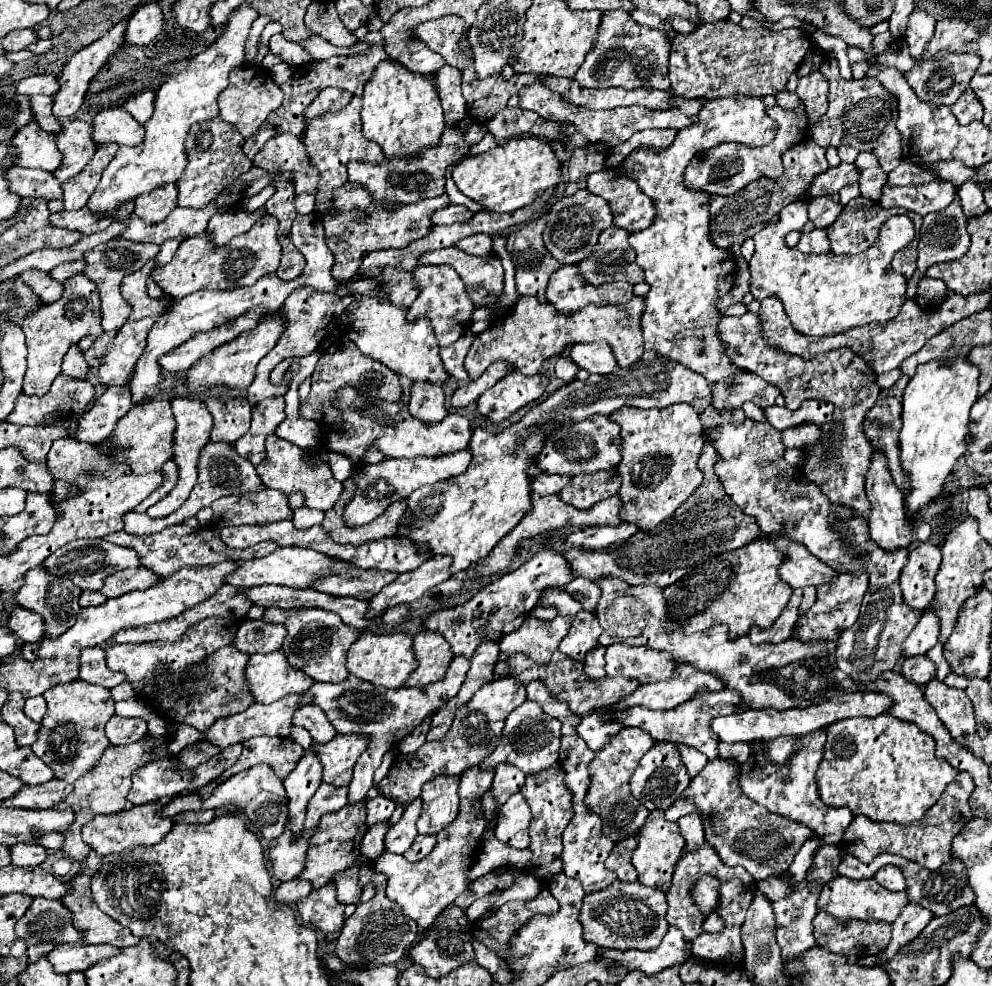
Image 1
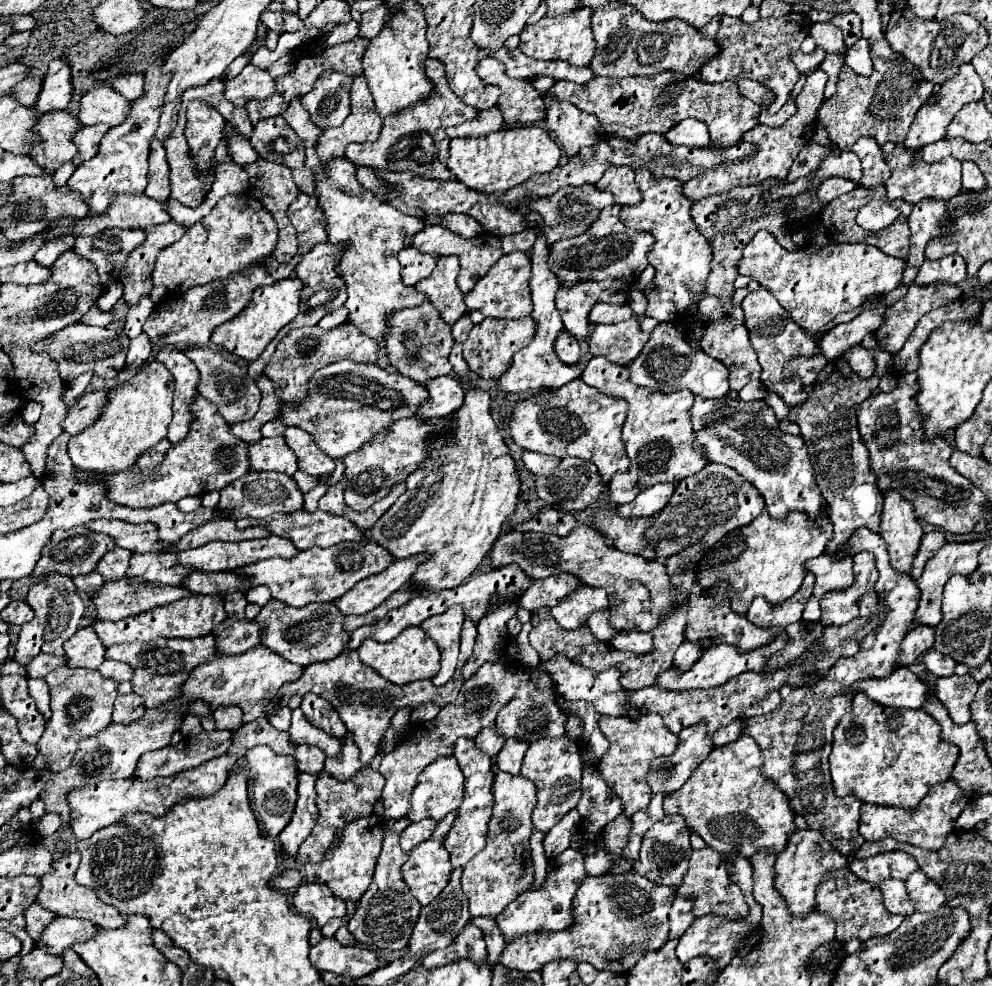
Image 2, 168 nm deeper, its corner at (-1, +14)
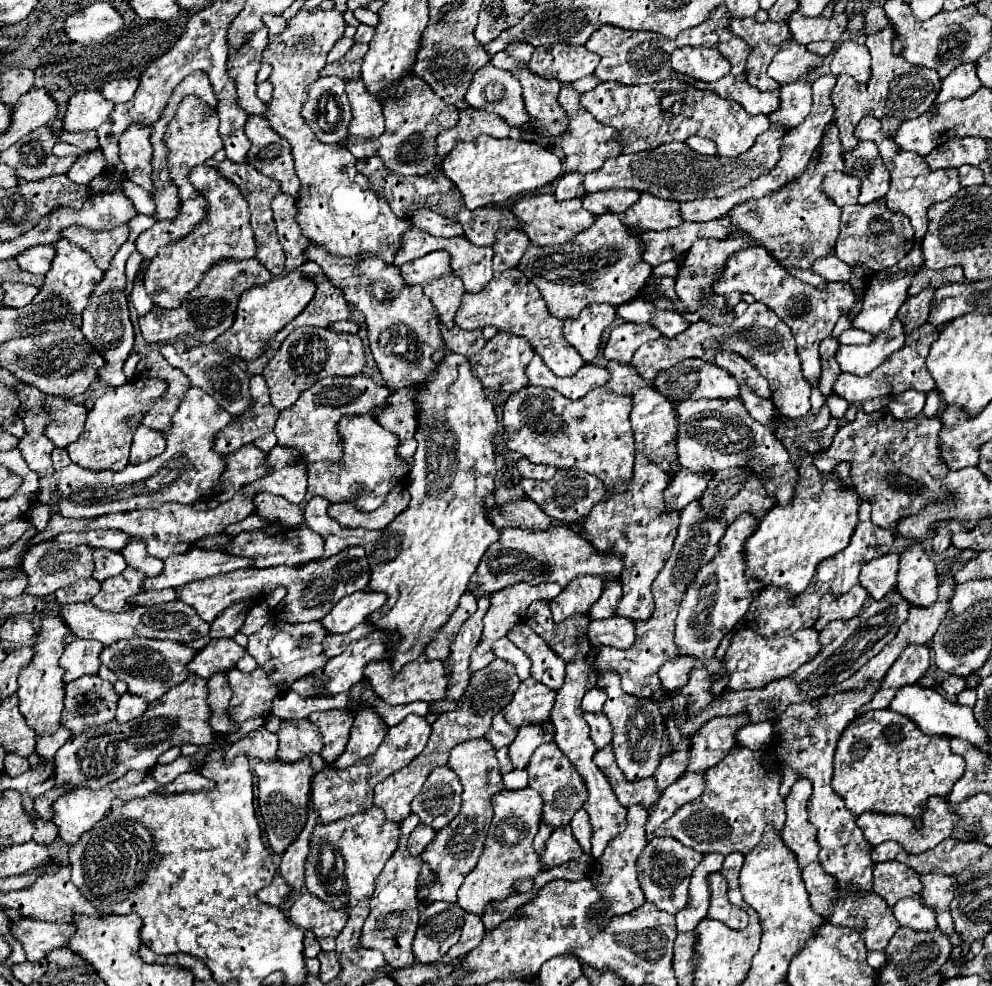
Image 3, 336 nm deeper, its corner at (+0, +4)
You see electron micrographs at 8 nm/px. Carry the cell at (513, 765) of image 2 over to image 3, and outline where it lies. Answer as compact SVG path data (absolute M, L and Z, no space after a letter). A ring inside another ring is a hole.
M523 724L521 730L517 732L515 740L509 744L509 758L513 762L513 768L519 770L519 768L525 768L531 754L535 752L535 748L539 748L543 742L551 742L553 736L549 734L543 734L539 726L535 724Z

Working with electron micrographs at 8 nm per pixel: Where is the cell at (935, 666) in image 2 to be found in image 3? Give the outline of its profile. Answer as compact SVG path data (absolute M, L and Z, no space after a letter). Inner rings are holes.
M947 676L947 678L941 682L941 688L943 688L943 692L947 692L949 696L955 696L955 694L959 694L961 690L965 690L965 680L963 680L963 678L957 678L957 676Z

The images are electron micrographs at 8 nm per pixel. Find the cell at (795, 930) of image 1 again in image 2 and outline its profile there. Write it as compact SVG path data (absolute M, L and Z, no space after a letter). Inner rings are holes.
M796 830L788 836L788 844L782 850L782 854L778 854L778 860L776 860L776 866L774 866L774 870L776 870L776 888L786 898L786 904L788 904L790 912L794 916L804 916L816 906L814 894L816 894L818 880L822 880L822 876L826 876L826 872L832 872L834 868L844 868L846 864L848 864L848 860L844 856L840 856L824 840L822 834L808 832L808 830Z

